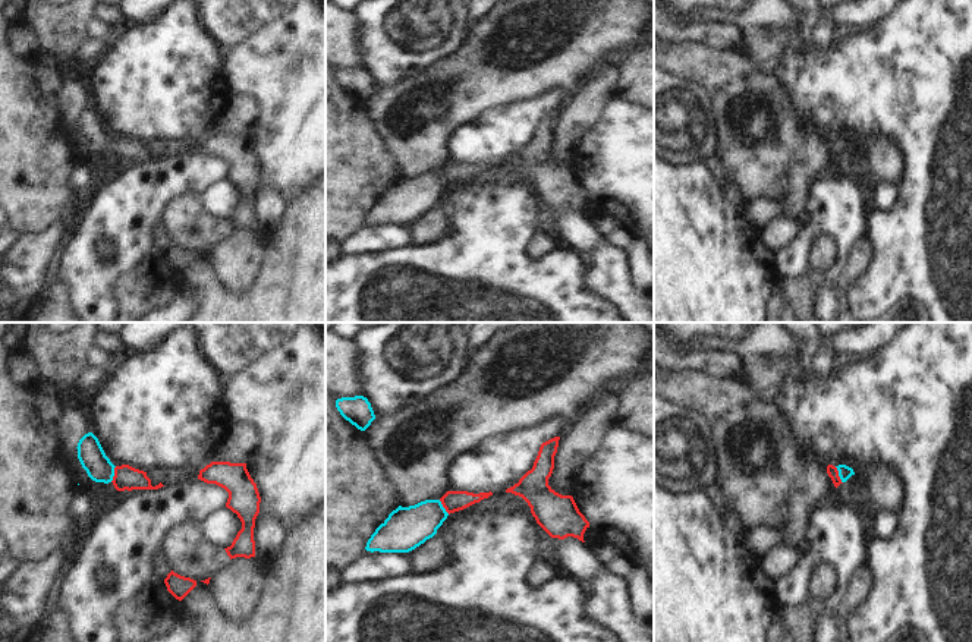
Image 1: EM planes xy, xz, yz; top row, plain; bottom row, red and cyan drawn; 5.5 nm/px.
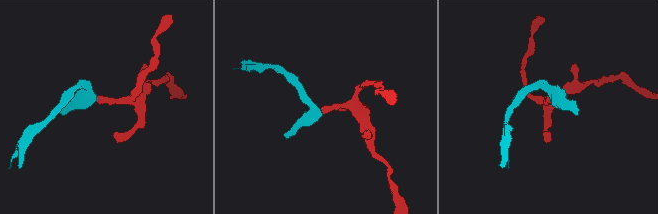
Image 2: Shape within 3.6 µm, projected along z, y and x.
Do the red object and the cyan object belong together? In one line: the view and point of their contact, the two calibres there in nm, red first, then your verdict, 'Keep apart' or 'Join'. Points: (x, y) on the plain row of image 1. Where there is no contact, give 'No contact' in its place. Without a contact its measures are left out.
Touches red at yz (837, 147). Thickness 60 nm (red) against 80 nm. Join.

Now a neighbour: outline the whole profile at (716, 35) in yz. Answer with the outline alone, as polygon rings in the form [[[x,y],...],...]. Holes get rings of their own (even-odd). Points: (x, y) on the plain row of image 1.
[[[654,1],[654,37],[670,43],[695,41],[713,50],[732,50],[740,45],[743,31],[730,23],[696,23],[683,28]]]

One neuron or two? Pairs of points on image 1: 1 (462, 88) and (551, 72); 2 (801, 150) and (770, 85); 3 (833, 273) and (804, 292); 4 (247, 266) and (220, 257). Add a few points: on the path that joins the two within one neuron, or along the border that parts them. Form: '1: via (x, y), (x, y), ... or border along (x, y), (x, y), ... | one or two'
1: via (484, 72), (529, 72) | one
2: via (785, 134), (774, 120), (771, 101) | one
3: border along (834, 245), (815, 307) | two
4: via (241, 266), (226, 258) | one

